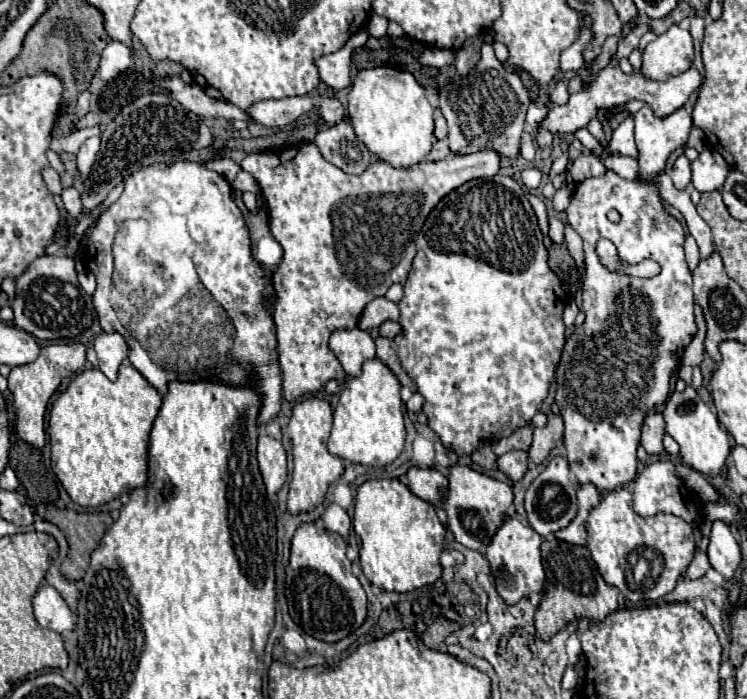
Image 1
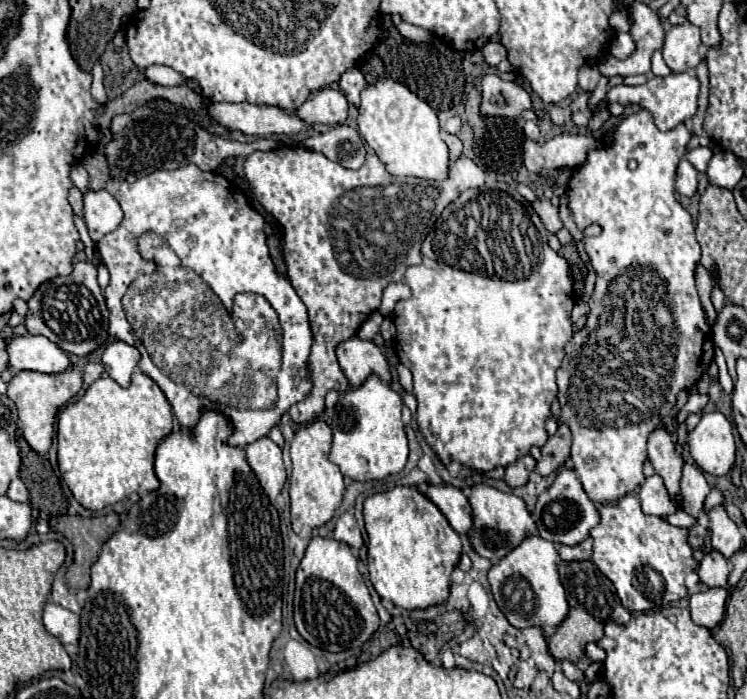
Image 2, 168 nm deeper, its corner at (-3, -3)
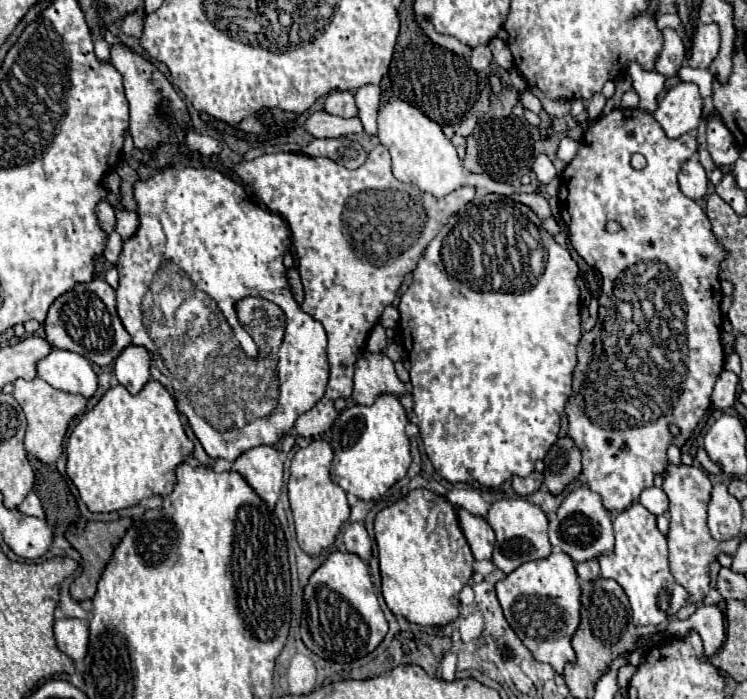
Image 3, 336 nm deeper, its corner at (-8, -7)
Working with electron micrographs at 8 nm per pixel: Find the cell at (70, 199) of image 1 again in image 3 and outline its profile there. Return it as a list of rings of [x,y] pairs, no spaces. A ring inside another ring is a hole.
[[[114,206],[114,212],[116,212],[116,232],[126,240],[130,238],[136,228],[138,228],[138,216],[136,212],[128,212],[128,210],[118,210]]]

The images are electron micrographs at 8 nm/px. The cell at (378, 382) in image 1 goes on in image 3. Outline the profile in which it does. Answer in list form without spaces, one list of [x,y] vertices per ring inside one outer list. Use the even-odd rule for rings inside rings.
[[[394,394],[378,396],[372,406],[352,404],[344,408],[332,426],[332,480],[362,500],[384,496],[394,482],[406,476],[412,462],[410,442],[404,432],[406,424],[406,410]]]

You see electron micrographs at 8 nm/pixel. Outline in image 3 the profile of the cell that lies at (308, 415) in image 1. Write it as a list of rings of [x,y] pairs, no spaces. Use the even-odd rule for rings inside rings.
[[[314,440],[306,448],[298,448],[292,458],[292,468],[288,478],[288,498],[294,514],[296,538],[300,548],[312,556],[320,554],[336,540],[340,526],[350,516],[346,492],[342,492],[342,488],[338,488],[338,484],[332,482],[330,478],[332,456],[334,452],[326,440]]]

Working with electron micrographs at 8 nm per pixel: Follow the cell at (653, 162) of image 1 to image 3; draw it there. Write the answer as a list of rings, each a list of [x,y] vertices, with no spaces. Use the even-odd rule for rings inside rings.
[[[636,108],[636,110],[612,110],[608,116],[598,118],[584,132],[576,158],[566,166],[566,170],[560,176],[560,214],[562,214],[562,220],[566,222],[566,226],[570,230],[570,242],[574,246],[574,250],[586,260],[586,264],[596,268],[602,274],[598,322],[590,332],[586,332],[582,336],[584,346],[578,346],[578,364],[574,368],[572,396],[566,402],[566,414],[568,414],[568,420],[570,420],[568,436],[574,440],[574,444],[582,452],[582,474],[586,476],[590,490],[594,490],[602,496],[602,502],[604,502],[606,510],[616,510],[616,512],[626,510],[630,504],[634,504],[640,498],[644,488],[652,486],[654,476],[664,472],[664,466],[668,462],[666,448],[670,444],[676,444],[678,448],[682,448],[682,444],[690,438],[692,430],[696,428],[696,424],[700,422],[700,418],[704,416],[704,412],[710,406],[710,394],[712,394],[714,382],[716,382],[718,374],[724,368],[724,350],[722,350],[722,342],[720,342],[720,330],[722,330],[720,298],[722,298],[722,294],[720,294],[720,280],[718,280],[718,266],[720,266],[720,260],[724,258],[724,250],[716,242],[716,238],[710,230],[710,222],[708,222],[706,214],[702,212],[702,208],[694,200],[686,198],[680,192],[678,178],[676,178],[682,164],[696,152],[696,148],[698,148],[698,142],[692,134],[682,134],[680,138],[674,138],[674,140],[668,138],[664,134],[662,126],[654,120],[654,116],[650,112],[644,112],[640,108]],[[636,152],[640,152],[648,162],[642,170],[634,170],[630,166],[630,158]],[[608,220],[620,222],[620,230],[616,234],[606,234],[604,224]],[[670,424],[680,428],[678,436],[674,436],[670,432]]]

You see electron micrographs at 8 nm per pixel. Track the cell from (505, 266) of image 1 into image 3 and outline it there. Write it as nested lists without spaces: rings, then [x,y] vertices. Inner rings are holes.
[[[488,194],[488,196],[484,196],[484,198],[474,198],[470,204],[466,204],[464,208],[460,208],[460,210],[448,220],[448,224],[434,236],[434,240],[428,244],[428,248],[426,248],[422,260],[418,262],[416,270],[412,272],[412,284],[408,286],[408,290],[406,290],[406,292],[402,294],[402,298],[400,298],[400,306],[398,306],[398,310],[400,310],[400,334],[402,334],[400,340],[402,340],[404,350],[408,352],[408,360],[410,360],[410,364],[412,364],[412,368],[410,368],[410,381],[413,386],[412,397],[414,406],[409,420],[420,426],[420,436],[422,436],[424,450],[426,450],[430,462],[432,462],[432,466],[436,468],[436,472],[438,472],[442,478],[446,478],[448,482],[468,482],[468,480],[476,480],[476,482],[480,482],[482,486],[492,486],[492,488],[496,488],[496,486],[500,486],[502,482],[510,480],[512,476],[528,476],[528,474],[534,470],[534,462],[536,462],[536,460],[542,460],[542,458],[546,456],[548,448],[558,440],[560,414],[564,412],[564,404],[566,404],[566,400],[568,400],[568,396],[570,396],[570,392],[572,392],[572,370],[574,370],[574,366],[576,366],[576,344],[578,344],[580,332],[582,332],[582,330],[580,330],[580,290],[578,290],[578,286],[576,286],[576,278],[578,278],[578,266],[576,266],[576,262],[572,260],[572,256],[570,256],[570,252],[566,250],[566,246],[556,244],[554,238],[552,238],[552,234],[548,234],[548,232],[544,230],[542,220],[540,220],[528,206],[524,206],[522,202],[512,200],[510,196]]]

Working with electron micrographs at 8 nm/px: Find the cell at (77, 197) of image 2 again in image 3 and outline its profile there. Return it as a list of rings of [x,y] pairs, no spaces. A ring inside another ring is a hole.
[[[100,202],[98,204],[98,208],[94,210],[96,212],[96,216],[98,216],[98,224],[100,224],[100,228],[104,230],[104,232],[112,232],[114,230],[114,224],[116,224],[116,218],[114,218],[114,210],[112,210],[112,206],[108,204],[108,202]]]

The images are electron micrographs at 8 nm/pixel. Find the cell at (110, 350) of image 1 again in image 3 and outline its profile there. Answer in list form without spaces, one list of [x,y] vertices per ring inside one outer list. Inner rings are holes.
[[[126,346],[114,362],[114,374],[118,382],[130,392],[138,394],[150,380],[150,354],[142,346]]]

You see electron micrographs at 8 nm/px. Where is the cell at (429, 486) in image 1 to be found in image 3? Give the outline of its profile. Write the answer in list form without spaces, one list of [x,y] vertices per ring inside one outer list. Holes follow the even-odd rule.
[[[458,508],[458,522],[460,522],[460,528],[472,548],[474,558],[490,560],[492,546],[494,546],[494,530],[486,524],[486,520],[482,516],[470,514],[464,508]]]

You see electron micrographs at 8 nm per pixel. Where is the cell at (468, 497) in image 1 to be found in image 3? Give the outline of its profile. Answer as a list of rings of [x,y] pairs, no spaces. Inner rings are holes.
[[[524,498],[496,500],[490,506],[488,514],[486,514],[486,522],[492,526],[492,530],[496,534],[492,562],[504,574],[516,570],[524,562],[546,558],[550,554],[550,550],[552,550],[552,546],[548,542],[548,534],[546,534],[546,528],[548,528],[546,514],[536,504],[532,504],[532,502],[524,500]]]

